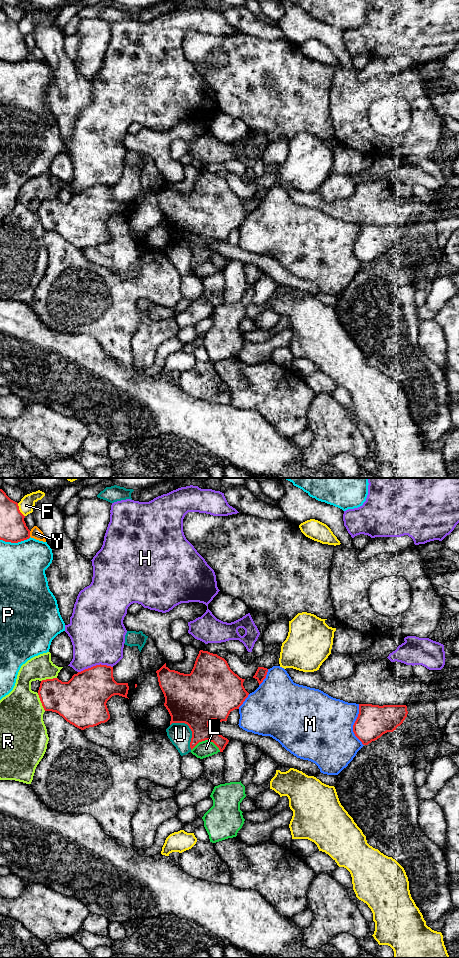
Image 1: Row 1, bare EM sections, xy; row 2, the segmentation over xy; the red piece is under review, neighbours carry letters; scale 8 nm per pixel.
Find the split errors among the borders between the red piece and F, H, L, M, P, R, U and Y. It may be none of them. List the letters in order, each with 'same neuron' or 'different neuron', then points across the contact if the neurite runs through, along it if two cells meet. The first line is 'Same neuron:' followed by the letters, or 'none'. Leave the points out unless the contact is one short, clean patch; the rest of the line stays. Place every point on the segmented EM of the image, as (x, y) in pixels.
Same neuron: L
F: different neuron
H: different neuron
L: same neuron
M: different neuron
P: different neuron
R: different neuron
U: different neuron
Y: different neuron

